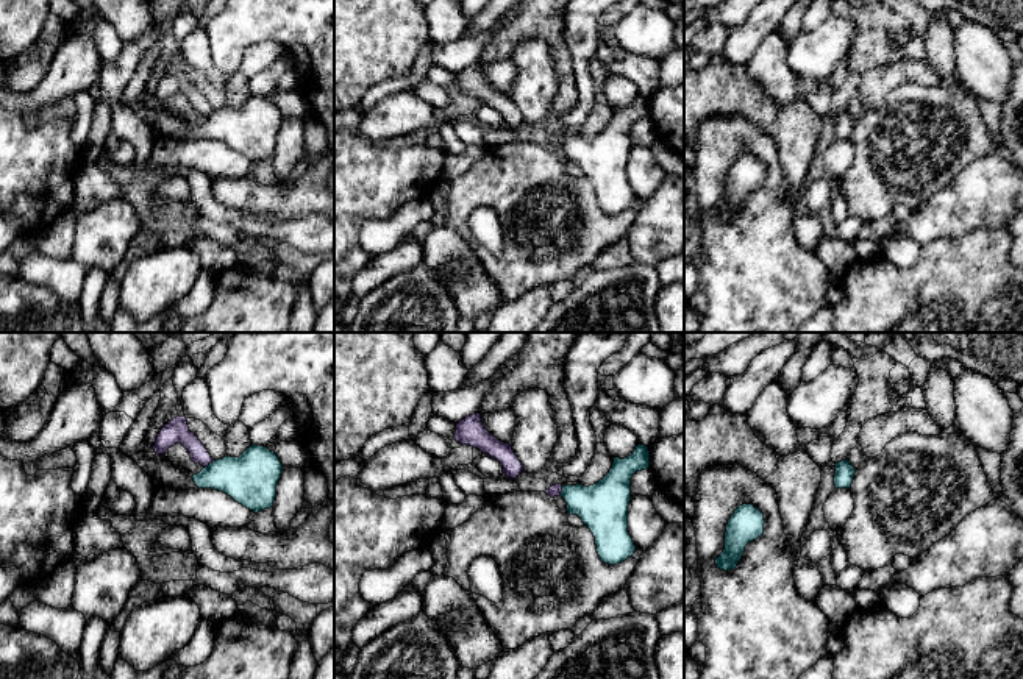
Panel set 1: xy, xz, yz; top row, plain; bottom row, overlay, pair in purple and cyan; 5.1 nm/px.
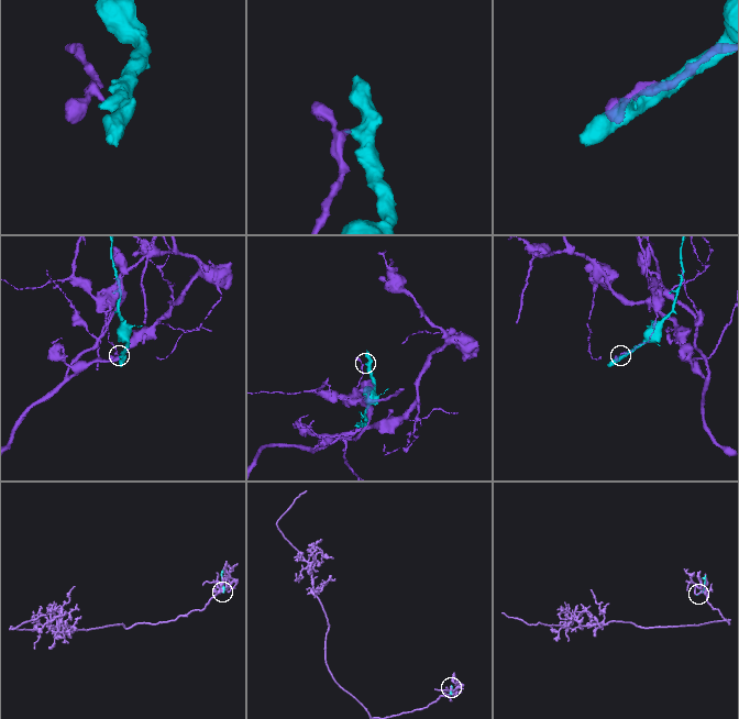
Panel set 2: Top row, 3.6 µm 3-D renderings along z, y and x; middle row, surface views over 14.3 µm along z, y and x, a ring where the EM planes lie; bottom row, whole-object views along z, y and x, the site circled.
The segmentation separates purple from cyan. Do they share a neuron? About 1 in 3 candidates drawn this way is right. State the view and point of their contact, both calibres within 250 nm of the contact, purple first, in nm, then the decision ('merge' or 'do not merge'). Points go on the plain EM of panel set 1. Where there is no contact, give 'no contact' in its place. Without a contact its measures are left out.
xy (208, 114) | 130/280 nm | do not merge

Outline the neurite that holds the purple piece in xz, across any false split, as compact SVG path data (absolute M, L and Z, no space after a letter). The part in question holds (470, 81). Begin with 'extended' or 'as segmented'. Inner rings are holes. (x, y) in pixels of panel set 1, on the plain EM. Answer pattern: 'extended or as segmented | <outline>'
as segmented | M479 62L456 73L453 89L462 95L478 98L484 105L497 109L503 117L503 123L511 130L517 130L519 125L525 122L522 112L512 100L512 95L498 91L489 83L481 72Z

